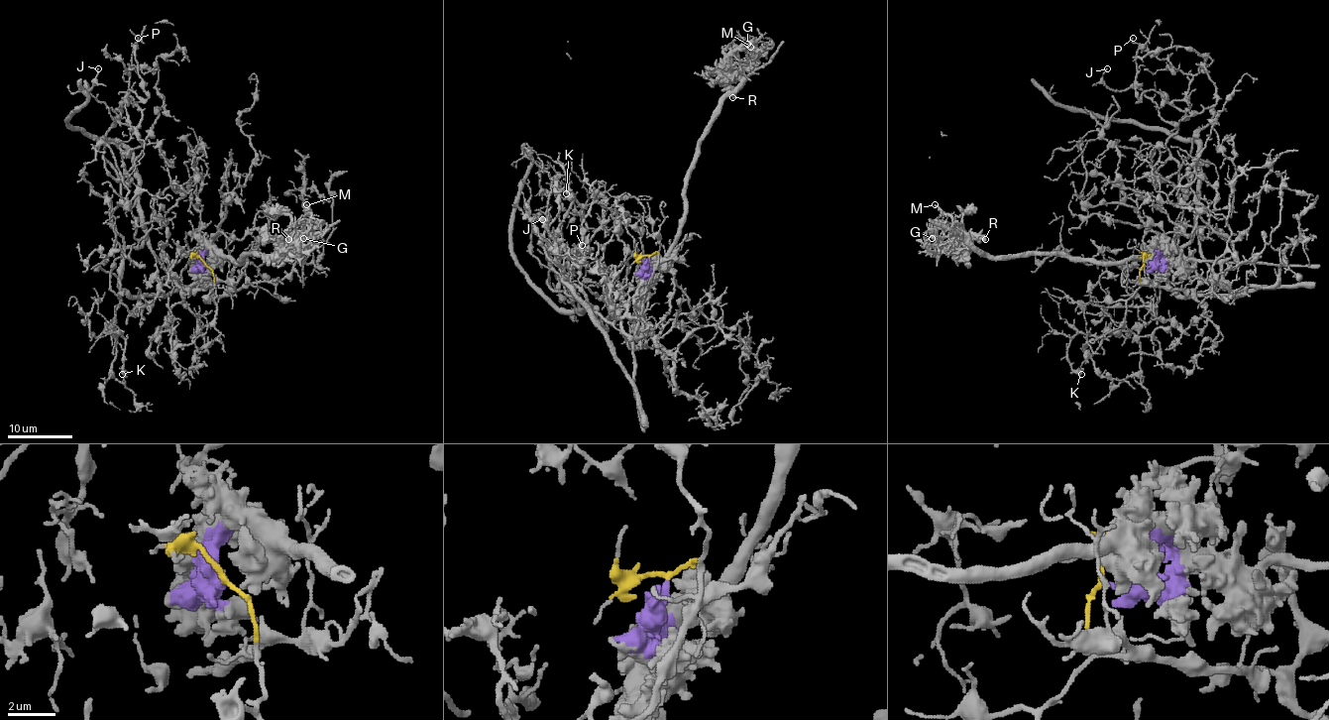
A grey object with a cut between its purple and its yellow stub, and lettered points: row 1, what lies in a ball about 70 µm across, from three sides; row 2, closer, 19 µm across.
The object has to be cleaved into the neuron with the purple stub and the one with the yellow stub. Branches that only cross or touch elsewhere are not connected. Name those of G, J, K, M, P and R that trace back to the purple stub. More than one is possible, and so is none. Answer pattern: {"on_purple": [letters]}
{"on_purple": ["G", "M", "R"]}

